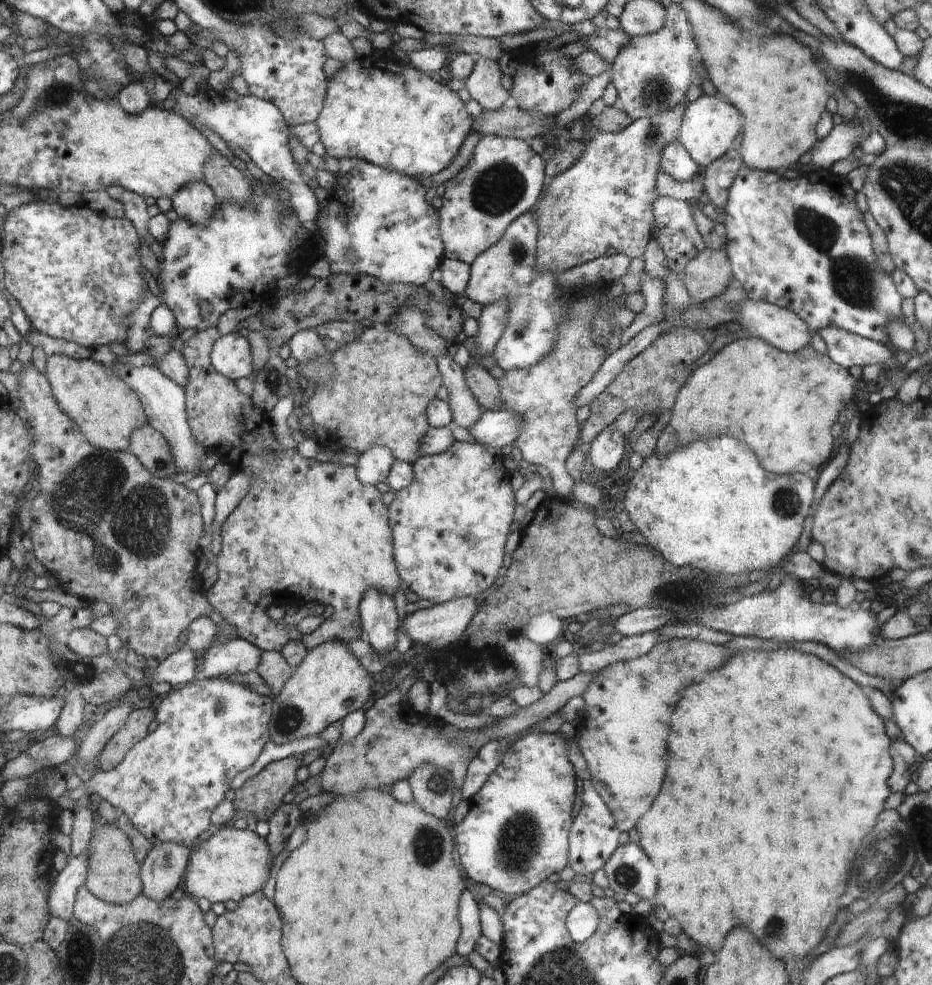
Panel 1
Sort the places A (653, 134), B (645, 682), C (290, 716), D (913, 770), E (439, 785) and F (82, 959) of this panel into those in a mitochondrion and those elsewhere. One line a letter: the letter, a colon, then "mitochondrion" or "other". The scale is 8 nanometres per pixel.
A: mitochondrion
B: mitochondrion
C: mitochondrion
D: other
E: mitochondrion
F: mitochondrion

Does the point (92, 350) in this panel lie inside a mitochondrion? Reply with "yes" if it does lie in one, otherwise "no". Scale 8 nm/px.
no

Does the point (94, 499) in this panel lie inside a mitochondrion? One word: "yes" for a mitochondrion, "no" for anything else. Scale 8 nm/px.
yes

